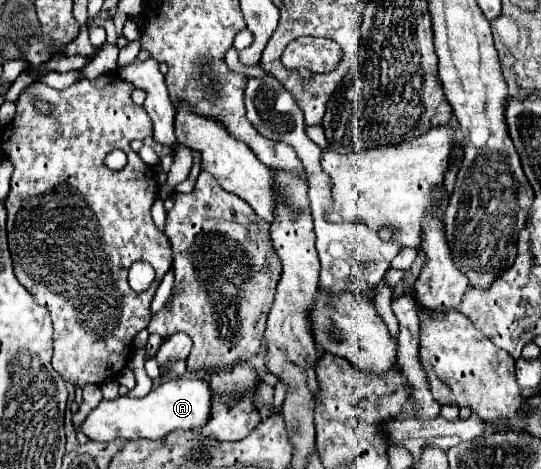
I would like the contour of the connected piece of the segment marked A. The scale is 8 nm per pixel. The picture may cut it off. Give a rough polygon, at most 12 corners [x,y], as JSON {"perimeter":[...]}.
{"perimeter":[[166,379],[142,399],[102,399],[94,441],[154,439],[208,421],[210,387]]}

